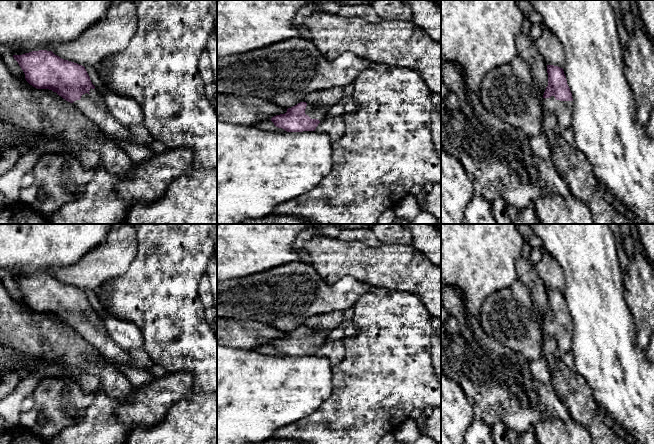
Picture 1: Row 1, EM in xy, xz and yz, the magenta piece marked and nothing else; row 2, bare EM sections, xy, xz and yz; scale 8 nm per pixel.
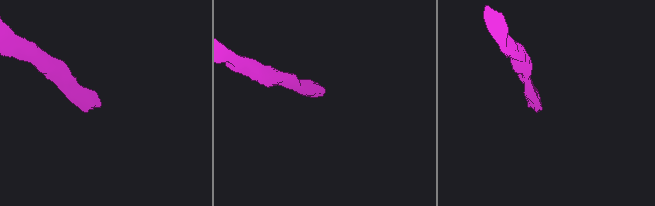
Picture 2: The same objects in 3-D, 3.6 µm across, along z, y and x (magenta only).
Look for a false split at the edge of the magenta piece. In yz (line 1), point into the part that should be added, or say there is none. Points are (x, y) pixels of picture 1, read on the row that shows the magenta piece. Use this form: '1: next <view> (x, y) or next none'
1: next yz (562, 109)

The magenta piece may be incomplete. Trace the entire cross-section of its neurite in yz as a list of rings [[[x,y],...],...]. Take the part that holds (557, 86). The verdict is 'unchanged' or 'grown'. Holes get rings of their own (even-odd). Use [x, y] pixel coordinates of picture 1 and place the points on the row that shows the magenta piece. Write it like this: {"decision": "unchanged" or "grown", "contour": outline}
{"decision": "grown", "contour": [[[547,65],[548,86],[543,95],[542,106],[545,112],[553,113],[557,118],[557,131],[563,135],[565,130],[571,126],[571,114],[573,98],[567,84],[563,68],[554,65]]]}

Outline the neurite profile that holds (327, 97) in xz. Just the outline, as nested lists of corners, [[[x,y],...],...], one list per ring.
[[[331,87],[309,93],[304,102],[314,106],[332,106],[339,102],[343,97],[343,87]]]

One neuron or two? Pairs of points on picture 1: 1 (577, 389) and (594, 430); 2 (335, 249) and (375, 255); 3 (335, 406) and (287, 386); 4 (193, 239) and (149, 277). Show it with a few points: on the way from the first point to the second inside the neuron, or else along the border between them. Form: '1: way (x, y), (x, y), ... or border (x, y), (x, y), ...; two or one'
1: way (578, 399), (582, 408), (592, 420); one
2: way (345, 255), (365, 255); one
3: border (331, 378), (331, 394), (307, 416); two
4: way (182, 247), (160, 269); one

